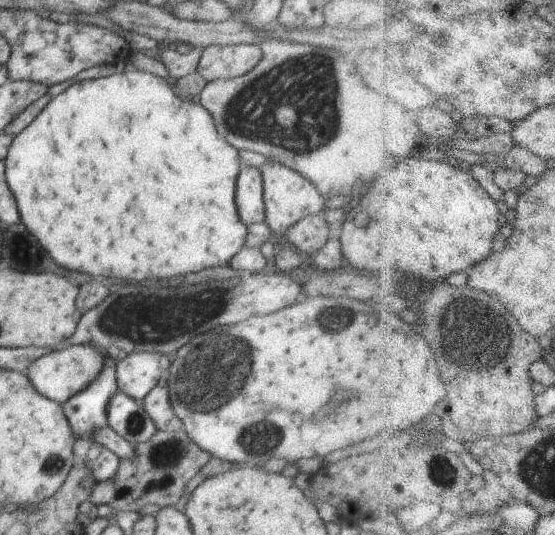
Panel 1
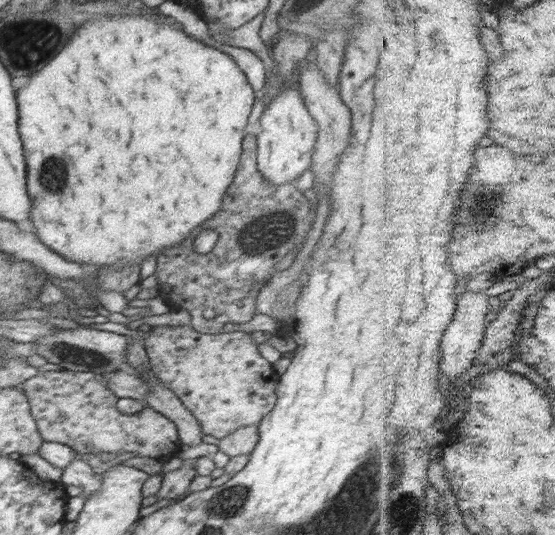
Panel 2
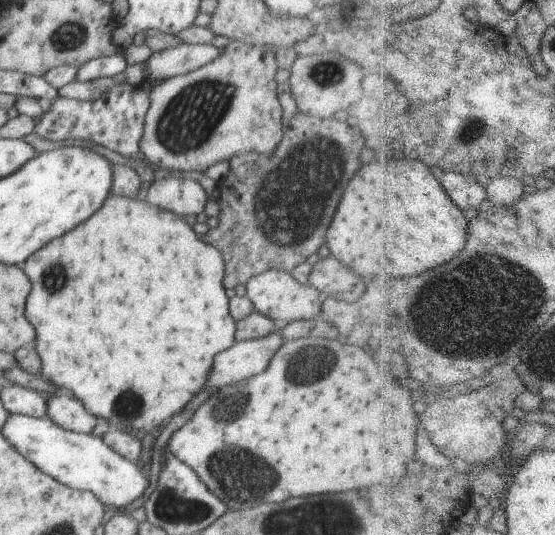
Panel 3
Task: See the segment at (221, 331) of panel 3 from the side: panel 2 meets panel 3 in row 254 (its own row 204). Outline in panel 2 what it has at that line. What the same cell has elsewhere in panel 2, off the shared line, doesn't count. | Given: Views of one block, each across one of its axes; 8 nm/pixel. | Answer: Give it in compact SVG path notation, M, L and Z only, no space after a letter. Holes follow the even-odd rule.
M142 14L132 17L118 15L88 21L88 24L76 30L70 42L58 52L54 60L46 64L46 68L42 68L40 72L36 72L36 76L30 78L28 86L20 88L18 132L24 144L24 156L28 166L27 191L33 204L29 227L36 233L40 242L49 246L50 250L57 252L66 261L88 264L96 268L118 269L141 264L149 255L159 255L170 246L181 244L187 236L191 237L193 230L201 227L219 211L235 173L238 172L242 143L247 135L248 119L257 97L256 92L230 55L186 36L182 29L158 24L161 22L158 22L156 17L145 19Z

